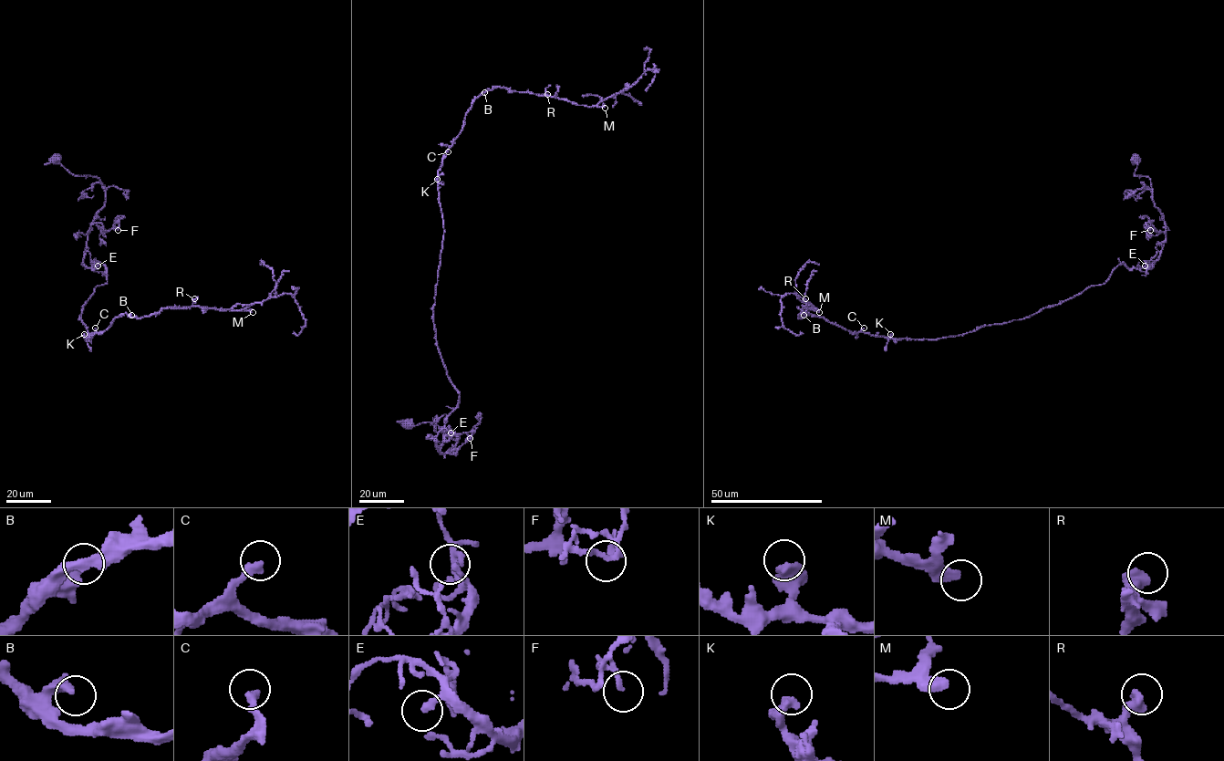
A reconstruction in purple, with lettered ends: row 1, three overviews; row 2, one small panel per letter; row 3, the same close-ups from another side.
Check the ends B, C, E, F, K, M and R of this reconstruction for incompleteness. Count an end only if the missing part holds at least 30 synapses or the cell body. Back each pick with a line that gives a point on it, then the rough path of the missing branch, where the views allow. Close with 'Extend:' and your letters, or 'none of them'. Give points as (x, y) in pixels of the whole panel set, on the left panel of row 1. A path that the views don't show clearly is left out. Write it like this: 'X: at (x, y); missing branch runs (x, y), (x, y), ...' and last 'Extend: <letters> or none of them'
M: at (253, 312); missing branch runs (253, 312), (259, 314), (260, 325), (264, 333), (274, 337), (280, 335), (283, 325)
Extend: M

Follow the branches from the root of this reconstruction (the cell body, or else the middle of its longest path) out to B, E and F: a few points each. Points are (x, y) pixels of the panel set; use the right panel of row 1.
B: (1136, 159), (1166, 224), (1151, 264), (933, 339), (803, 315)
E: (1136, 159), (1134, 176), (1150, 179), (1152, 201), (1166, 224), (1163, 249), (1151, 258), (1152, 267), (1145, 265)
F: (1136, 159), (1134, 176), (1150, 179), (1152, 199), (1166, 226), (1165, 232), (1158, 232), (1150, 223), (1150, 230)

